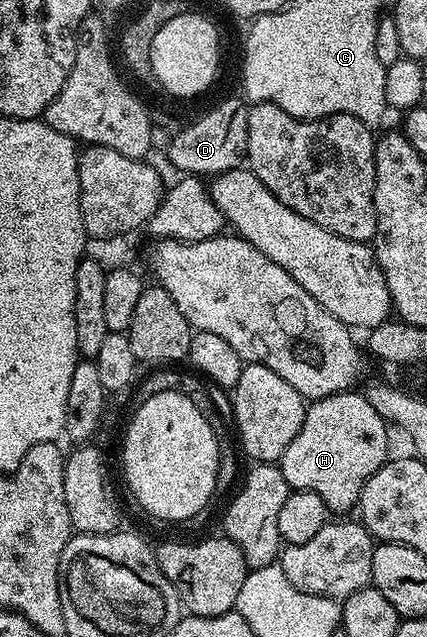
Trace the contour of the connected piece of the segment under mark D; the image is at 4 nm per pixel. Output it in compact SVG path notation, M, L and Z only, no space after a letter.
M226 99L219 107L212 106L199 115L200 127L191 128L175 134L170 143L170 163L178 173L197 175L199 177L217 177L226 171L232 171L243 166L248 145L248 107L238 99Z

